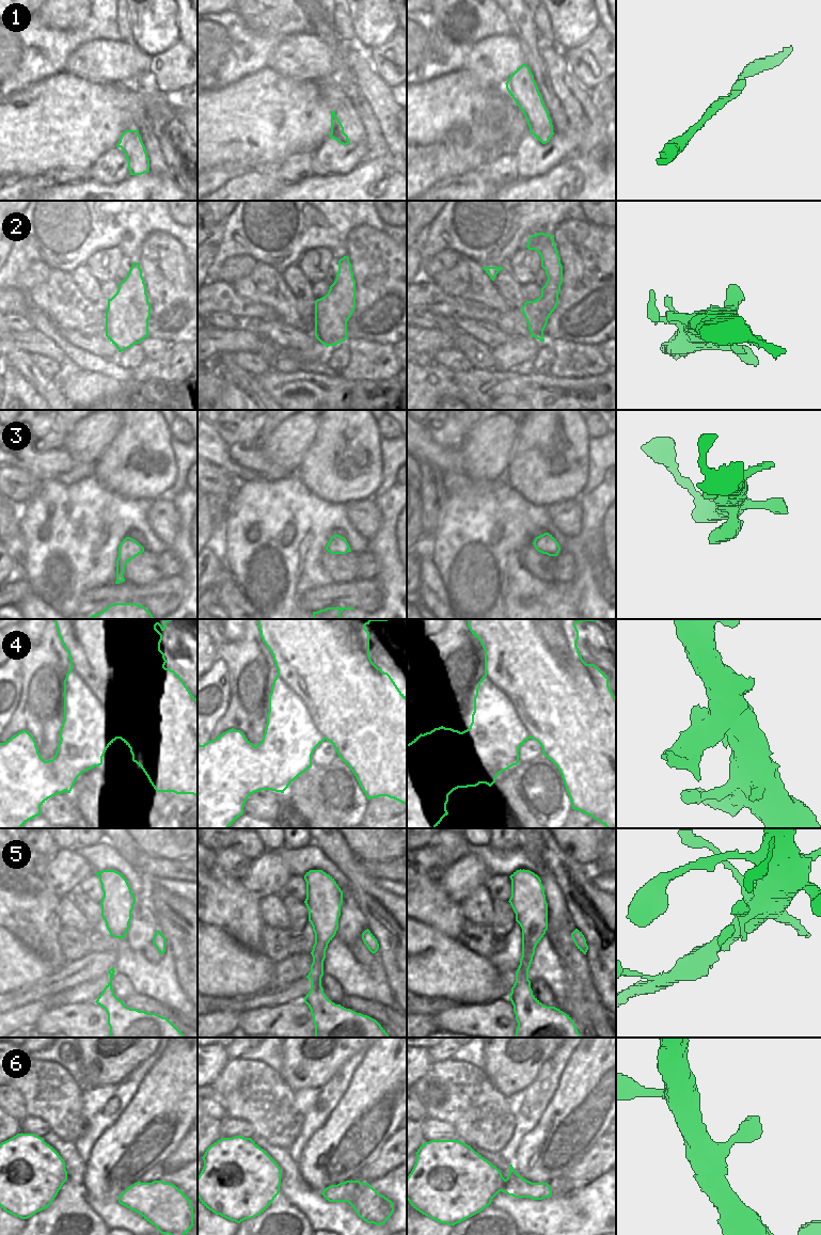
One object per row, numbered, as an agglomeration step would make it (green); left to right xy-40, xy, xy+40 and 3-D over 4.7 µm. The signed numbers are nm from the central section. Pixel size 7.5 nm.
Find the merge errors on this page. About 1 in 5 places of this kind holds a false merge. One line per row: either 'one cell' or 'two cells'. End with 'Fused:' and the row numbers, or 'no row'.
1: one cell
2: one cell
3: one cell
4: two cells
5: one cell
6: one cell
Fused: 4

